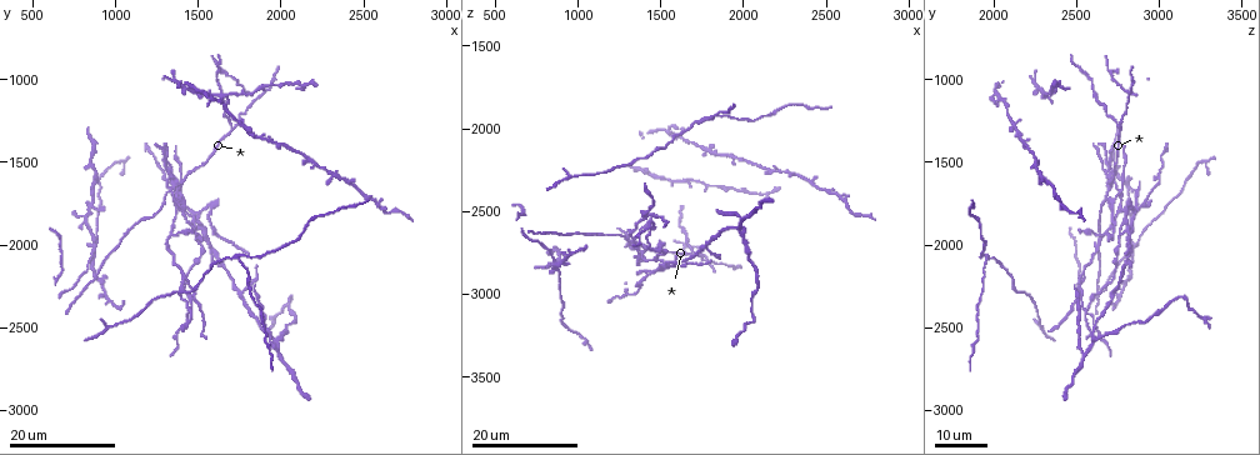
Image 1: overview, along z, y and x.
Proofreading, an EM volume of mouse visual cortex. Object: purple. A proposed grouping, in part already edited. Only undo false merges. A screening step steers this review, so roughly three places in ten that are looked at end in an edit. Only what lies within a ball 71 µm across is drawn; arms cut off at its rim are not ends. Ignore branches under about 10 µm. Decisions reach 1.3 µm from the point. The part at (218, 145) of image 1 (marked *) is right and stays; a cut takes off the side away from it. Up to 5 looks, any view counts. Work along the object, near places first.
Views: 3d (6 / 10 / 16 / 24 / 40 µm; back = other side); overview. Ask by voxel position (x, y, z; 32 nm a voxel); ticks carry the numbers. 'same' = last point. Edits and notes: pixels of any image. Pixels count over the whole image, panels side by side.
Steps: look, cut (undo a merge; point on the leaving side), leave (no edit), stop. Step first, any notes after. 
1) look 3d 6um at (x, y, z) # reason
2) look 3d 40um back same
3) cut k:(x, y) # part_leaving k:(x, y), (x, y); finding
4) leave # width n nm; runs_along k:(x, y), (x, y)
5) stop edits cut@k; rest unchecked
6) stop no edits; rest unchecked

look 3d 16um at (1860, 1340, 2160) # small branch off a trunk

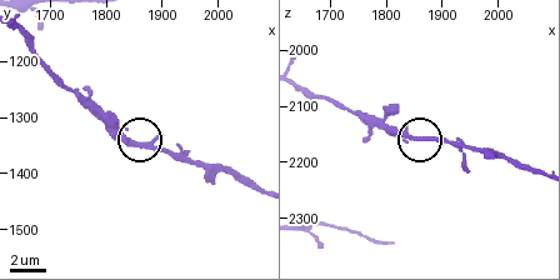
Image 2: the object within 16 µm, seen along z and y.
look 3d 10um at (1860, 1350, 2155)

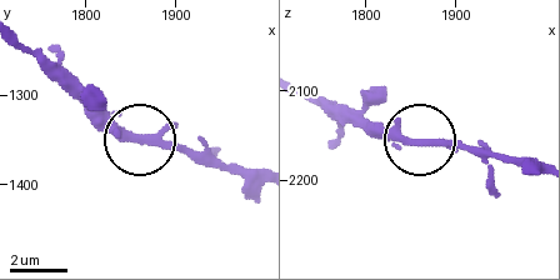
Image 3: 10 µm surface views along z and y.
leave # one neuron here

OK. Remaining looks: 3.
look 3d 16um at (1760, 2060, 1960) # three-way junction

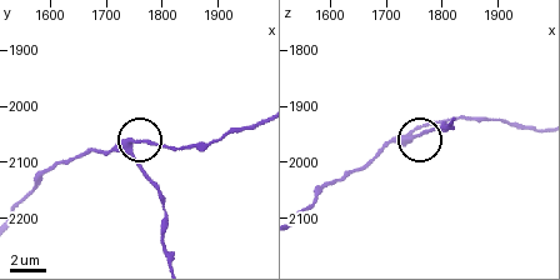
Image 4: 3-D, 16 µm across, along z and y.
look 3d 6um at (1740, 2080, 1960) # closer look

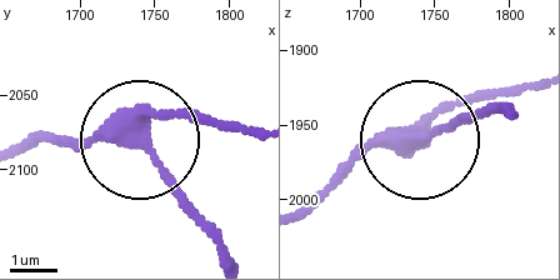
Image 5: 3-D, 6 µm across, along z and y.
leave # width 310 nm; one neuron here

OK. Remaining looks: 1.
stop no edits; rest unchecked

